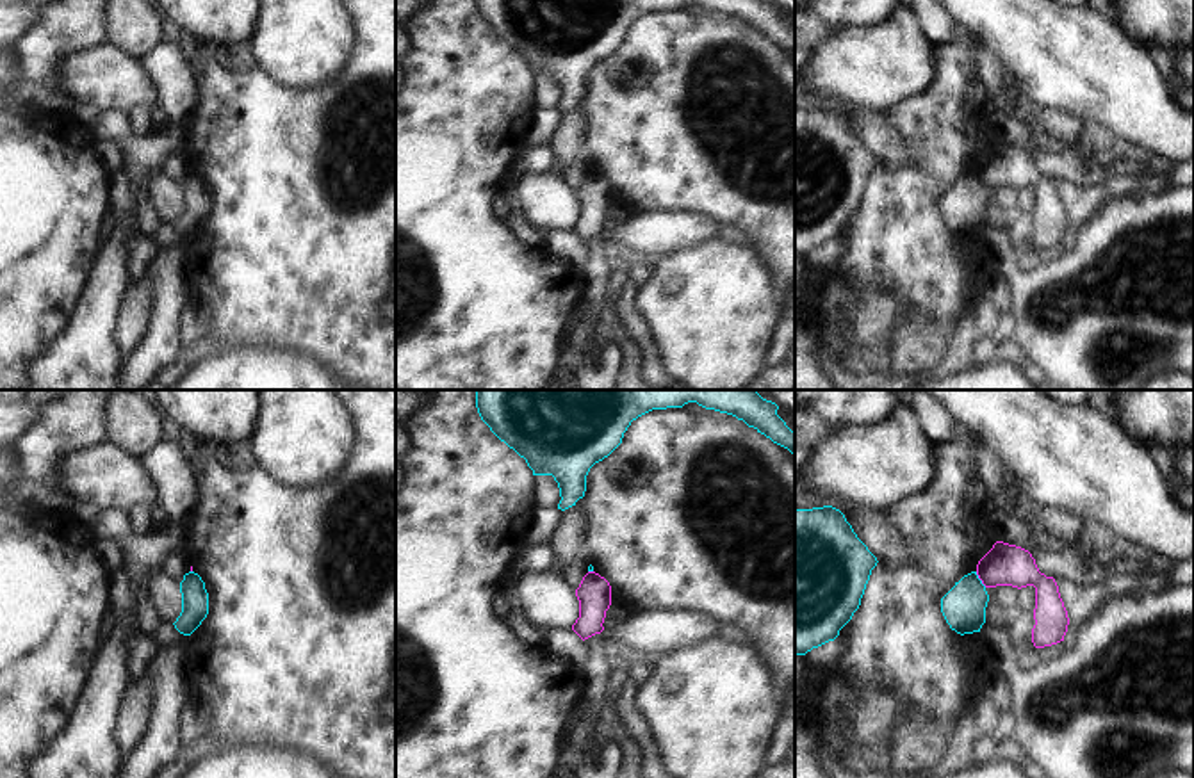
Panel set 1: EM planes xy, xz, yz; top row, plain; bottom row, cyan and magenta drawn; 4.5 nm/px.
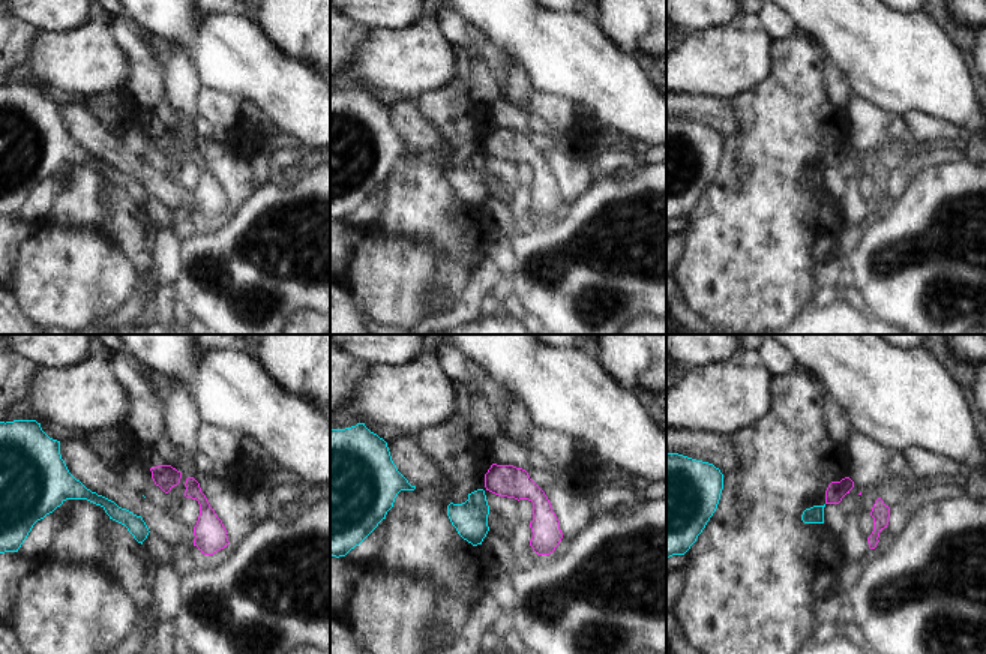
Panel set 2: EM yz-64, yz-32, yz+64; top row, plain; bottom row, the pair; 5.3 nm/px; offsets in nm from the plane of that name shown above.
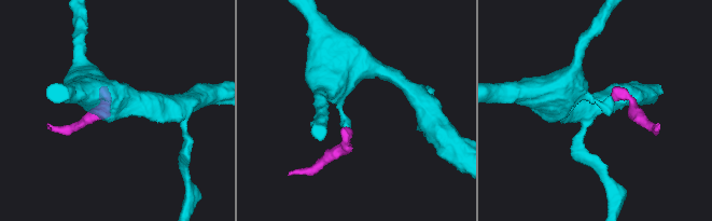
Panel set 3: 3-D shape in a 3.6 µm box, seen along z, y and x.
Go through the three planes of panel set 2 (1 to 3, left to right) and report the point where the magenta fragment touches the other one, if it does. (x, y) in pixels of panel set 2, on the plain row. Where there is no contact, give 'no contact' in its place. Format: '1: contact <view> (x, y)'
1: no contact
2: no contact
3: no contact

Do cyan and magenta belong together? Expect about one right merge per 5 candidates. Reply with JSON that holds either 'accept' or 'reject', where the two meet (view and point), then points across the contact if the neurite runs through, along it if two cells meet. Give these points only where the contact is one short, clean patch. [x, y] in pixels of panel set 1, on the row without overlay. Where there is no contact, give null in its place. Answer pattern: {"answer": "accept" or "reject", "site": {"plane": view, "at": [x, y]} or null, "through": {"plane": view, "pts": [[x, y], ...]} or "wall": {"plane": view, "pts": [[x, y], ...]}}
{"answer": "reject", "site": {"plane": "yz", "at": [979, 180]}, "wall": {"plane": "yz", "pts": [[975, 173], [986, 187]]}}

